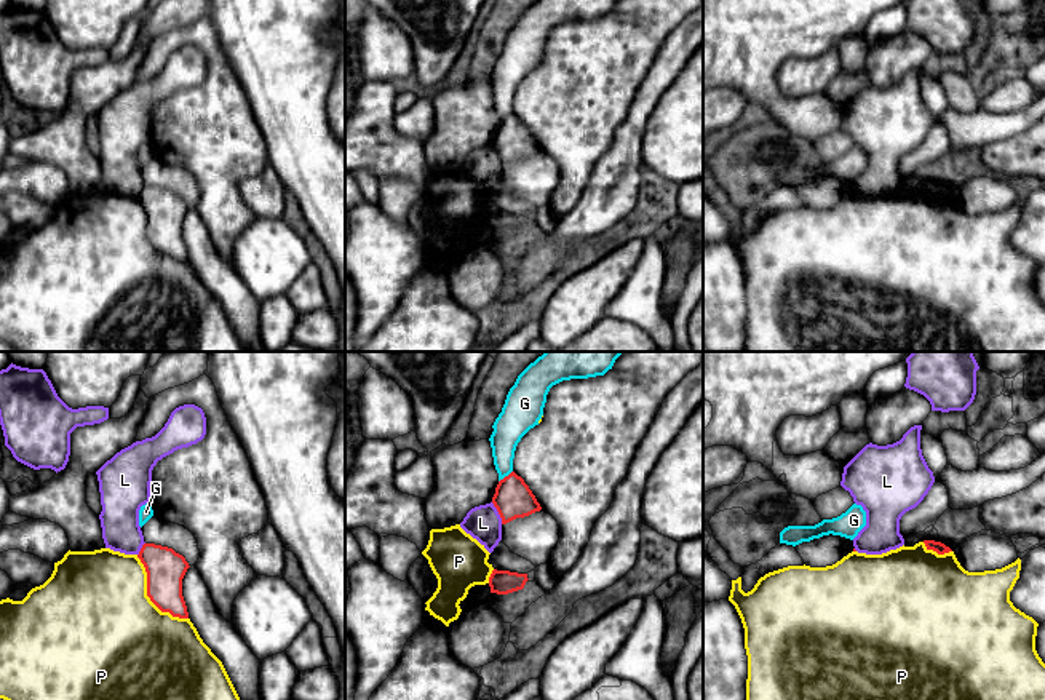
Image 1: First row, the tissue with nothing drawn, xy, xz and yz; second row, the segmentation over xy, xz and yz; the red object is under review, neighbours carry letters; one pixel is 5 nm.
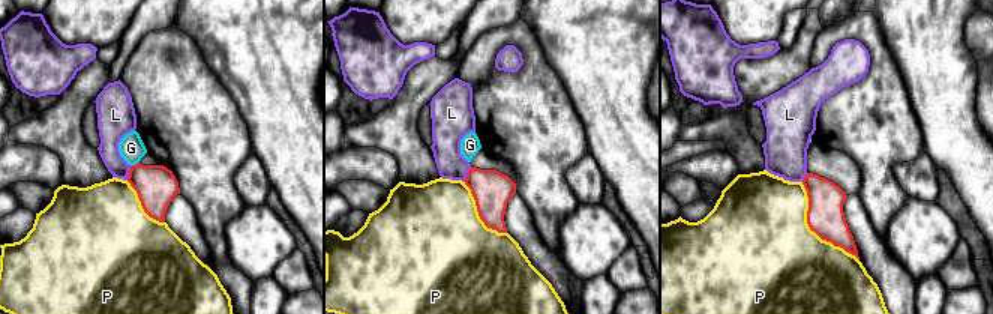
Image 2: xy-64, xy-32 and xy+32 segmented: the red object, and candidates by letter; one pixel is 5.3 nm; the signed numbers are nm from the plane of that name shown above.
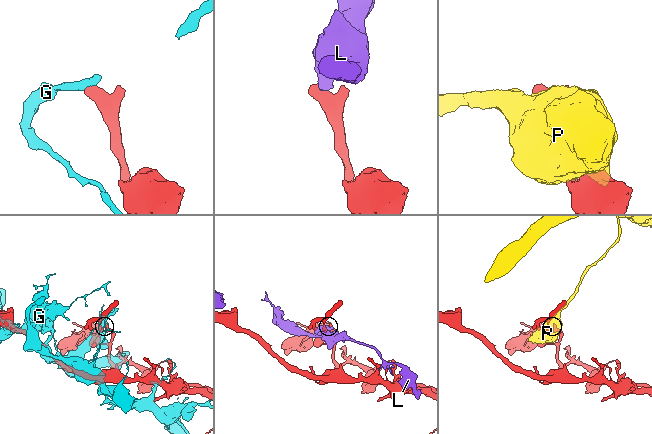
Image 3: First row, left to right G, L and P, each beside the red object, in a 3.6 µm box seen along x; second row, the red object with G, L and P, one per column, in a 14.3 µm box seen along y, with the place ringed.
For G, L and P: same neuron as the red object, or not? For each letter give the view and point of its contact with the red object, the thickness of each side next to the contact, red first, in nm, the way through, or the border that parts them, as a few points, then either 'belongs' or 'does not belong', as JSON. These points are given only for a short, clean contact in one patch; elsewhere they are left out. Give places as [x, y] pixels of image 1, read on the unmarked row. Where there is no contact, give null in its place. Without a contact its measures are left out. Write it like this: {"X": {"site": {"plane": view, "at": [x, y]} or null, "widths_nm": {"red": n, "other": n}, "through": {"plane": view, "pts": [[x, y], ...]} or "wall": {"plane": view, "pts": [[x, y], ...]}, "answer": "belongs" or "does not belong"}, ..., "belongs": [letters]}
{"G": {"site": {"plane": "xz", "at": [505, 119]}, "widths_nm": {"red": 190, "other": 160}, "answer": "does not belong"}, "L": {"site": {"plane": "xz", "at": [499, 155]}, "widths_nm": {"red": 190, "other": 180}, "wall": {"plane": "xz", "pts": [[491, 144], [502, 165]]}, "answer": "does not belong"}, "P": {"site": {"plane": "xy", "at": [147, 237]}, "widths_nm": {"red": 200, "other": 500}, "answer": "does not belong"}, "belongs": []}

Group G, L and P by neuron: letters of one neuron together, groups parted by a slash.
G / L / P

